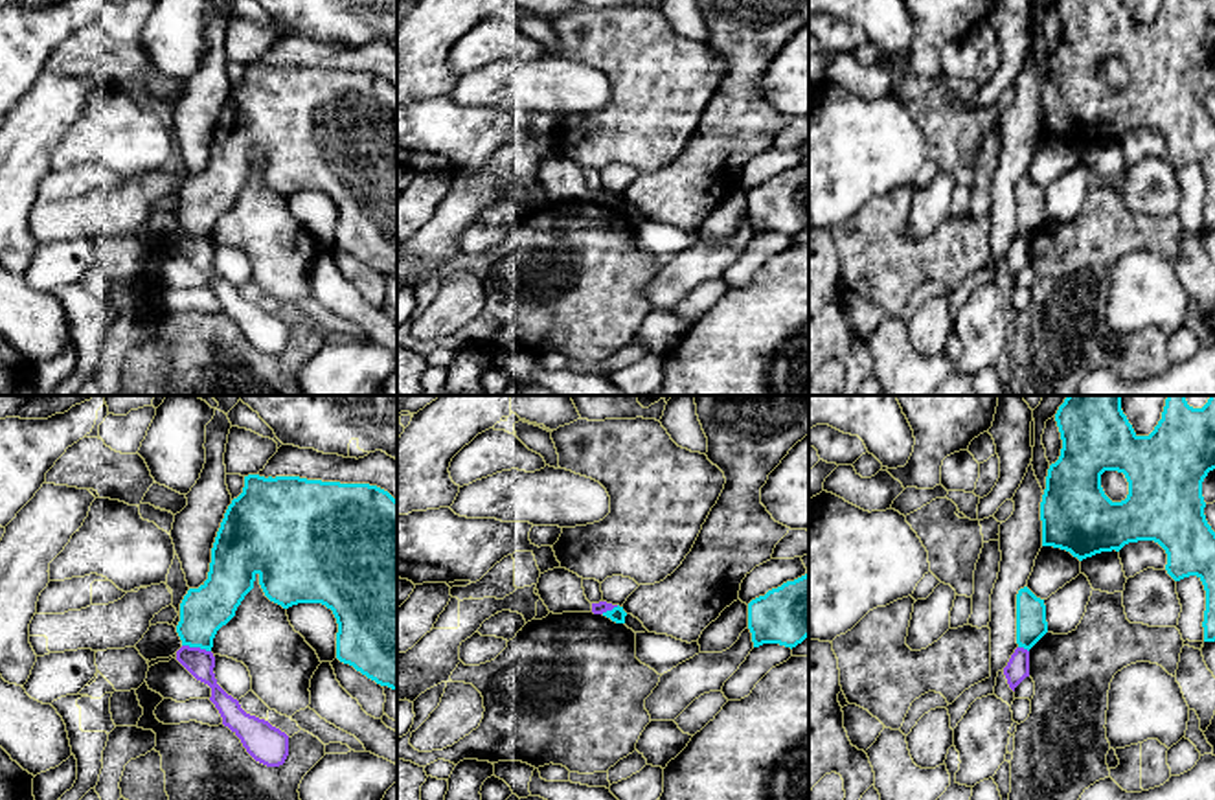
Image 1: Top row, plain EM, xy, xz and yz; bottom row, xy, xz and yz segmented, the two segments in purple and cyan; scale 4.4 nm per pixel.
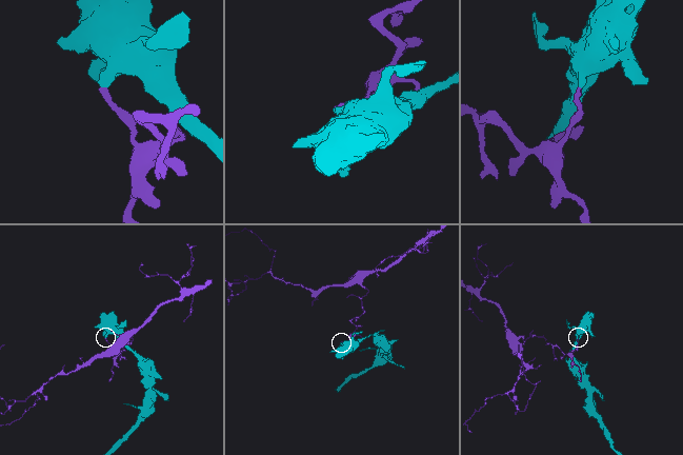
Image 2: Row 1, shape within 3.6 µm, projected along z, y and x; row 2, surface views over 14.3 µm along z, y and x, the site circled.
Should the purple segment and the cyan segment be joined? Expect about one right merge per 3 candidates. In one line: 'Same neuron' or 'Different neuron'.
Different neuron

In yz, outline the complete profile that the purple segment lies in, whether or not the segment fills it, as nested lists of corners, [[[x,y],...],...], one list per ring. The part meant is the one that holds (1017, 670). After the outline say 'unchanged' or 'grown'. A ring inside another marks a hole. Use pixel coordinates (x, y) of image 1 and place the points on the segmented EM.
[[[1016,647],[1011,655],[1007,666],[1004,668],[1004,675],[1007,679],[1009,688],[1015,688],[1029,677],[1029,651],[1024,647]]] | unchanged

